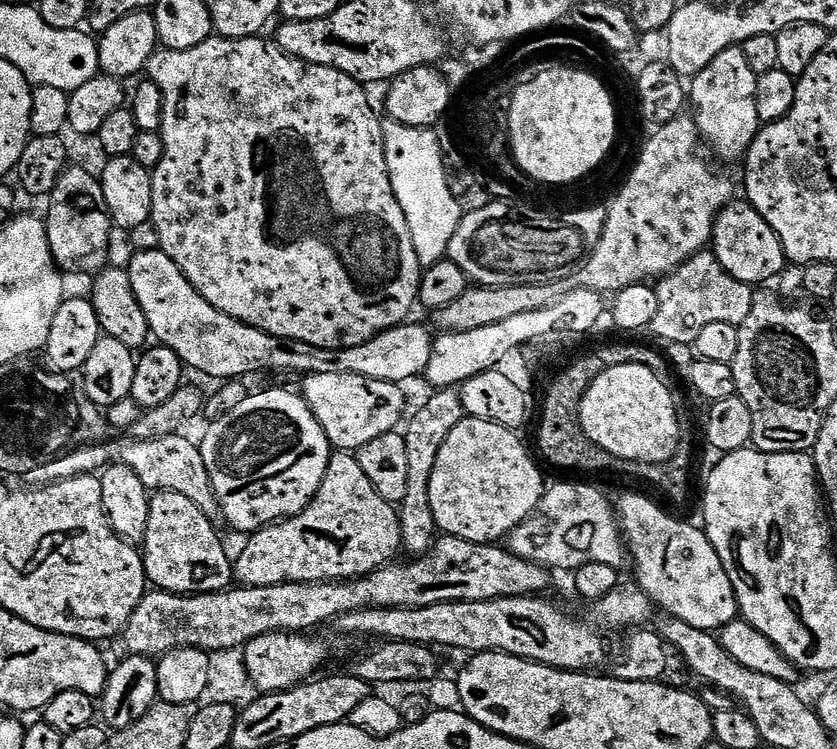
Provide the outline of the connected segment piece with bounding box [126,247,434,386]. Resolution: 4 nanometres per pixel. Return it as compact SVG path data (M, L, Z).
M159 247L144 251L133 251L132 261L126 264L126 271L130 278L130 286L134 286L134 298L138 298L138 306L142 306L142 314L146 314L148 331L156 336L163 347L174 350L178 354L181 364L201 372L204 376L213 376L216 382L227 382L237 378L248 378L251 372L297 372L300 378L314 374L358 374L378 382L403 385L403 380L412 380L423 373L426 362L430 360L430 350L434 339L433 333L428 333L420 324L405 322L394 328L387 328L379 332L374 338L362 342L358 346L349 348L319 348L310 346L310 342L298 342L294 338L278 338L274 334L266 334L249 324L238 322L230 318L230 314L222 314L182 274L182 270Z

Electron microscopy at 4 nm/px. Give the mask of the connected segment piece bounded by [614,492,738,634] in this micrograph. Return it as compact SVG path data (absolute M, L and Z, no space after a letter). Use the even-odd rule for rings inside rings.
M636 492L626 493L620 501L617 499L614 511L631 567L636 567L635 583L661 613L682 618L682 622L690 622L690 626L713 634L737 619L734 586L703 527L696 525L695 528L684 520L675 520L654 501Z

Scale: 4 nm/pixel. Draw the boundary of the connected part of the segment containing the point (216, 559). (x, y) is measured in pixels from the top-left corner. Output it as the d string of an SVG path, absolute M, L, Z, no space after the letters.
M160 490L150 499L148 529L142 541L144 573L161 592L199 596L201 592L222 592L233 583L234 564L216 533L217 525L177 492Z

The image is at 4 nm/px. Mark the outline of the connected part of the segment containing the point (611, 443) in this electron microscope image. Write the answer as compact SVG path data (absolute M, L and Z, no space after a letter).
M617 362L613 368L605 367L598 374L598 378L594 378L594 382L589 384L586 394L580 403L580 425L582 430L586 430L586 434L590 438L590 442L594 442L602 450L606 450L610 454L614 454L623 460L633 460L639 464L666 464L673 456L681 451L680 449L680 416L676 413L676 400L672 397L672 392L667 383L659 381L654 374L654 370L648 369L646 365L630 364L625 362Z

